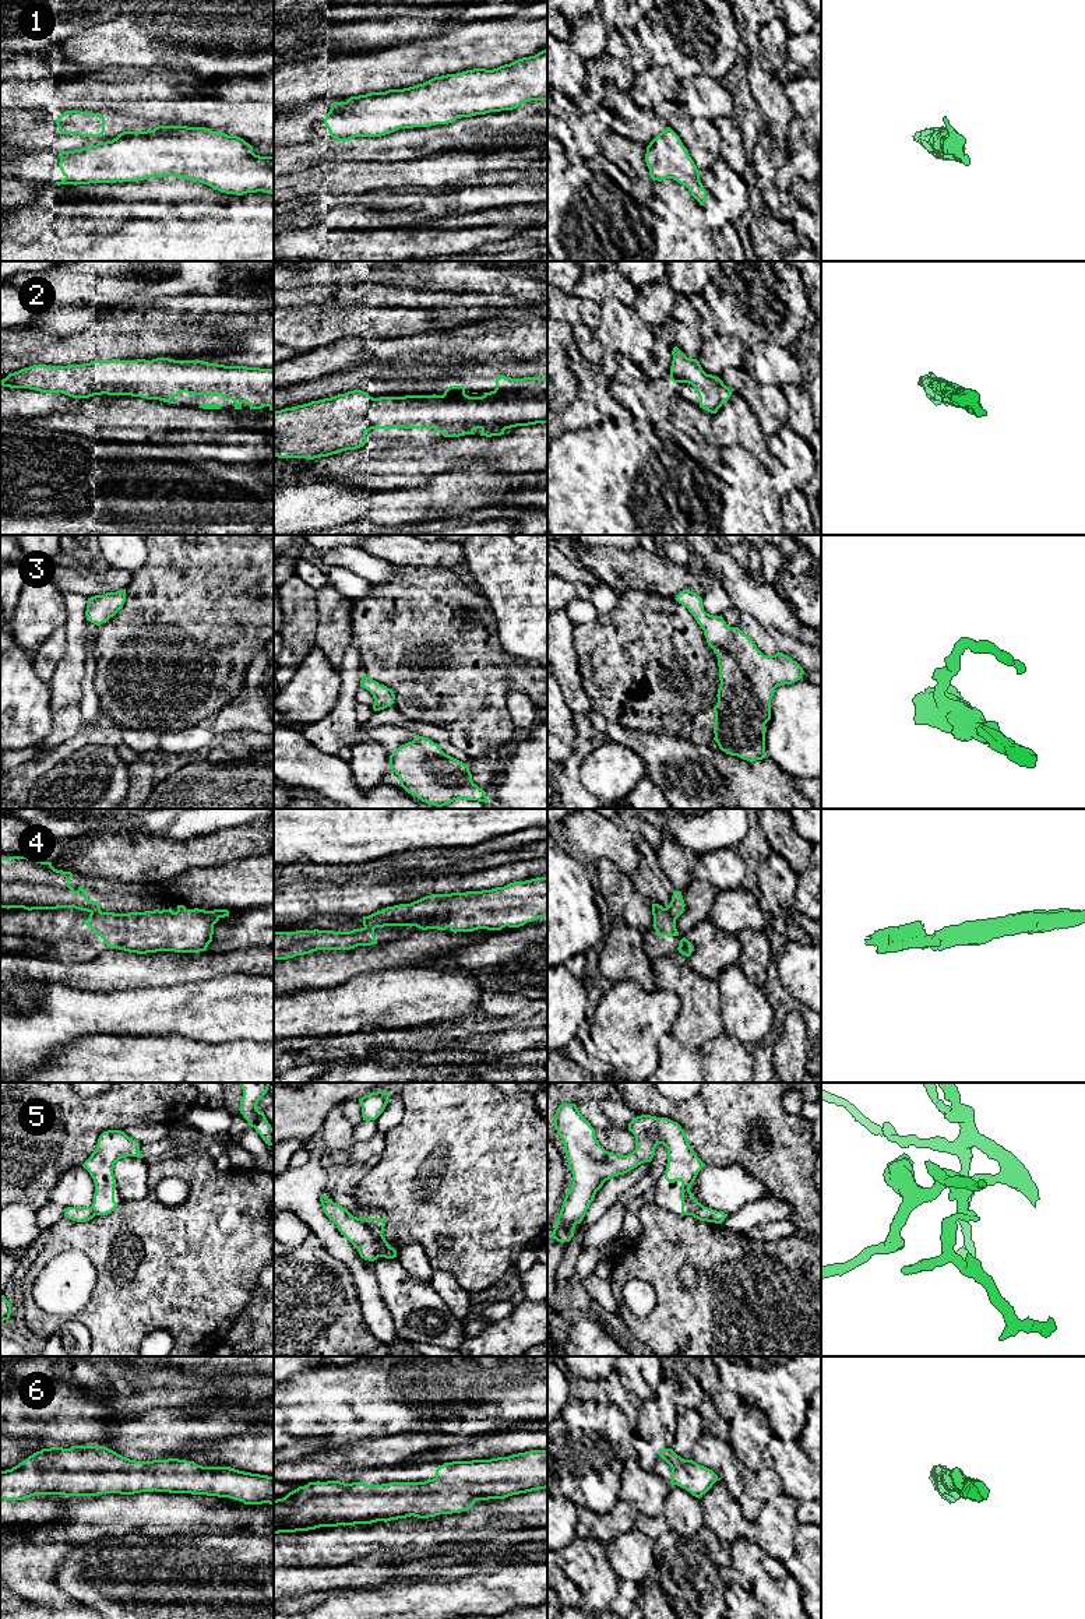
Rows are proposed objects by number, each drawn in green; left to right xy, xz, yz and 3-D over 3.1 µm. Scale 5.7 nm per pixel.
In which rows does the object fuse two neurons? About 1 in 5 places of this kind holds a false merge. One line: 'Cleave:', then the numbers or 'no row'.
Cleave: 4, 5

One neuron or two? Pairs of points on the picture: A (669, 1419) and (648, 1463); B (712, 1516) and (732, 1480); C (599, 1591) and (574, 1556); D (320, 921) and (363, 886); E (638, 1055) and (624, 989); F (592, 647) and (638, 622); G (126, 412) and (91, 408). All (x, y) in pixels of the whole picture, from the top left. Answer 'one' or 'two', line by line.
A: one
B: two
C: one
D: two
E: one
F: one
G: one

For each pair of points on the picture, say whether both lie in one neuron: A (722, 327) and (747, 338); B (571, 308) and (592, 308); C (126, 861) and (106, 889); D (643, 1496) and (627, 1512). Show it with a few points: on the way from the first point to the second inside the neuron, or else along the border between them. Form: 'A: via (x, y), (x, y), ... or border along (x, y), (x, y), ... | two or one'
A: via (728, 327), (736, 327), (742, 333) | one
B: via (577, 308), (587, 308) | one
C: border along (84, 876), (130, 882), (145, 880) | two
D: border along (619, 1498), (629, 1502), (638, 1512) | two

